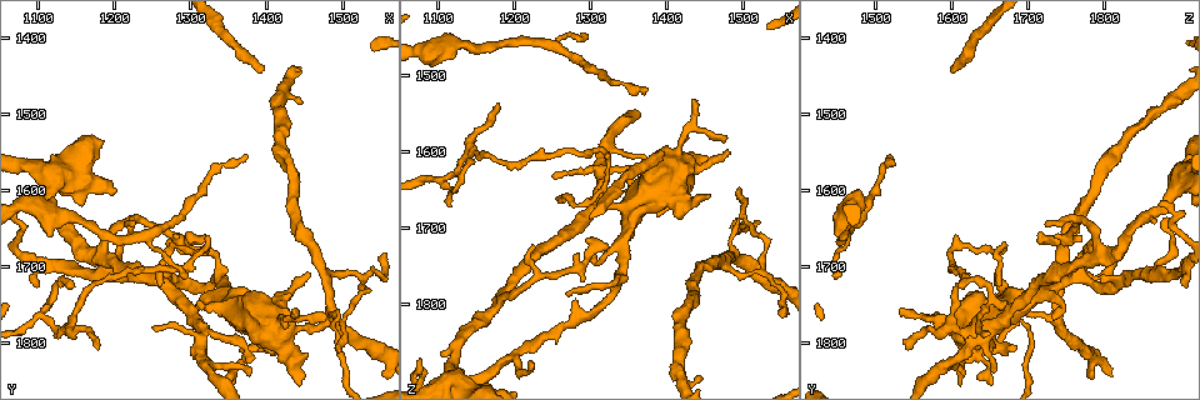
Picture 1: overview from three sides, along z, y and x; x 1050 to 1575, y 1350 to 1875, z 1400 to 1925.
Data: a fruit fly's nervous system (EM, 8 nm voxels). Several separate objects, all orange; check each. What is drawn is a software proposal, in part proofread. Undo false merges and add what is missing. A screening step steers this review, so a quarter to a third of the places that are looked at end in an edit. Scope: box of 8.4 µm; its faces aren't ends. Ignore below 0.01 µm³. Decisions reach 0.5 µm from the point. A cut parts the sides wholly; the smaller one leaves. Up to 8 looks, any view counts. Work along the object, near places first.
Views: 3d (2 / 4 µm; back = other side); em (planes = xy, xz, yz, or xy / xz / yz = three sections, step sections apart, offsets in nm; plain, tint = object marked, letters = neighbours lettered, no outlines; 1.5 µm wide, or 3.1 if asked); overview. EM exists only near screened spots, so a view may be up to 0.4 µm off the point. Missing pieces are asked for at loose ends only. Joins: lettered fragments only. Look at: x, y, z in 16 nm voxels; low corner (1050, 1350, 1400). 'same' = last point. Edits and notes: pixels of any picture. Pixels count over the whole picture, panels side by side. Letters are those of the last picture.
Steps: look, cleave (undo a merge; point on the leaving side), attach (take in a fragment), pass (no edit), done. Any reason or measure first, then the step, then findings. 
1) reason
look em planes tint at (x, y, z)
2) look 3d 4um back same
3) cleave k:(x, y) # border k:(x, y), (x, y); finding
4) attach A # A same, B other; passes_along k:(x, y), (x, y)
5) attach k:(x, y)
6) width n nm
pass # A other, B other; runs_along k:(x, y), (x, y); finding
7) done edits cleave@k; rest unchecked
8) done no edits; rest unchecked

end of a long branch
look em planes plain at (1375, 1555, 1520)

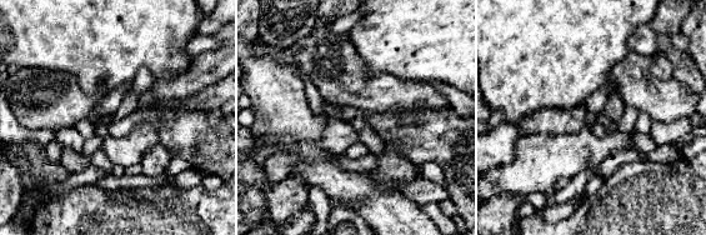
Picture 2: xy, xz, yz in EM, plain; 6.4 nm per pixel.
look em planes tint same

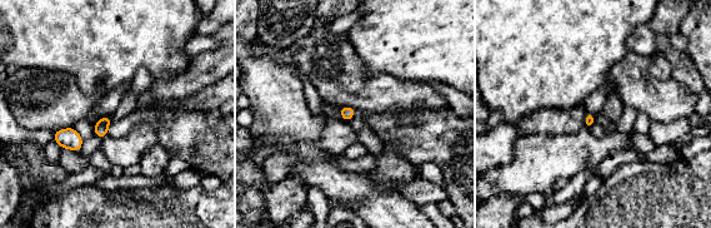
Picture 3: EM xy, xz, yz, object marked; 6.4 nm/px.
see the neighbours
look em planes letters same

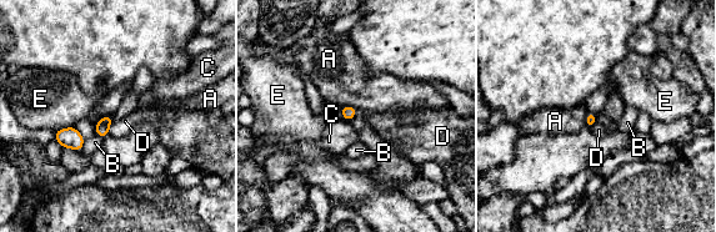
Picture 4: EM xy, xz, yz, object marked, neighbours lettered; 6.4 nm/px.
pass # A other, B other, C other, D other, E other; border 4:(113, 124), (109, 134); none of them fits

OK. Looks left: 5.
an open end
look em planes tint at (1400, 1440, 1595)

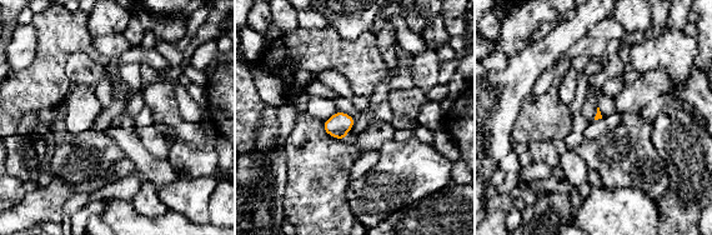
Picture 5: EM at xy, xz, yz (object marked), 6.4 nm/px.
see the neighbours
look em planes letters same

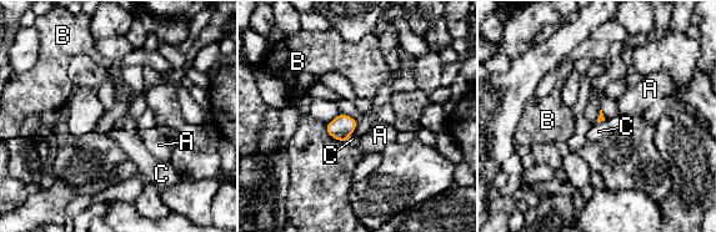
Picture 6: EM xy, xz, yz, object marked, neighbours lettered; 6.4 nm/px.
attach C # A other, B other, C same; passes_along 6:(341, 126), (349, 135), (354, 139); the neuron continues

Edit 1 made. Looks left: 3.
look overview

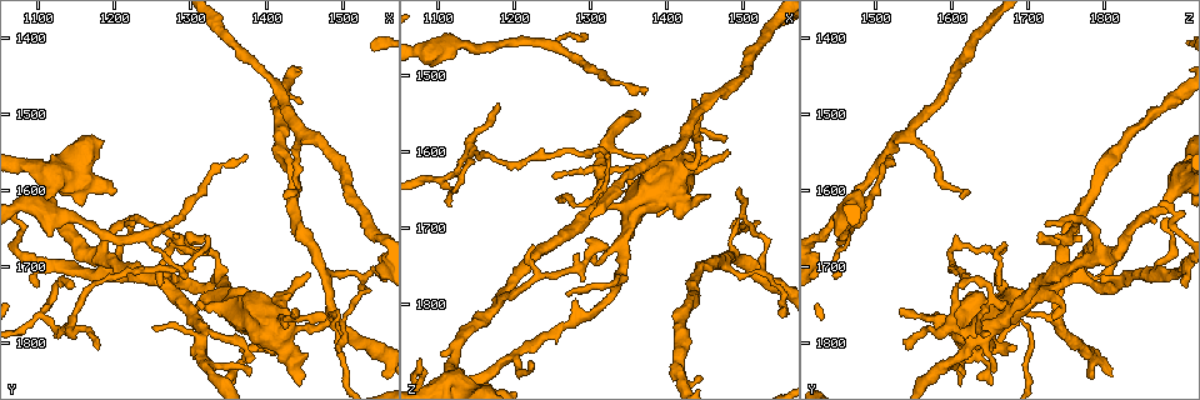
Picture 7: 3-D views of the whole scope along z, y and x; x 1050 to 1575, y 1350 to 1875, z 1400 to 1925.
branch stops here
look 3d 4um at (1375, 1825, 1625)

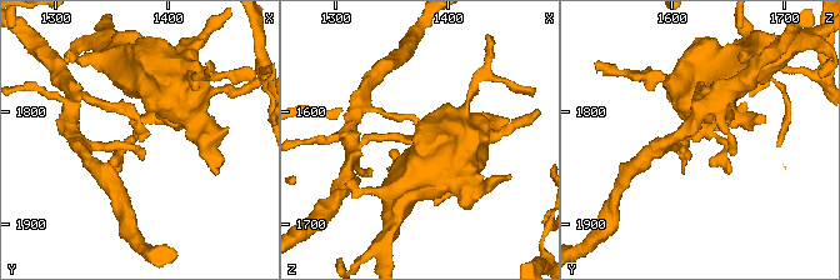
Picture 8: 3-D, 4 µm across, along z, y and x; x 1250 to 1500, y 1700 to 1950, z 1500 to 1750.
shape alone is not enough
look em planes letters at (1374, 1826, 1622)

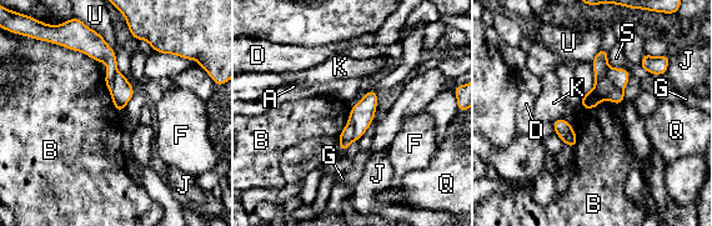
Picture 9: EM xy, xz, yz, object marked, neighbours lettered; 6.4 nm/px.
cleave 9:(600, 65) # A other, B other, D other, F other, G other, J other, K other, Q other, S other, U other; two neurons meet here

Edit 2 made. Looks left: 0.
done edits attach@6, cleave@9; rest unchecked

